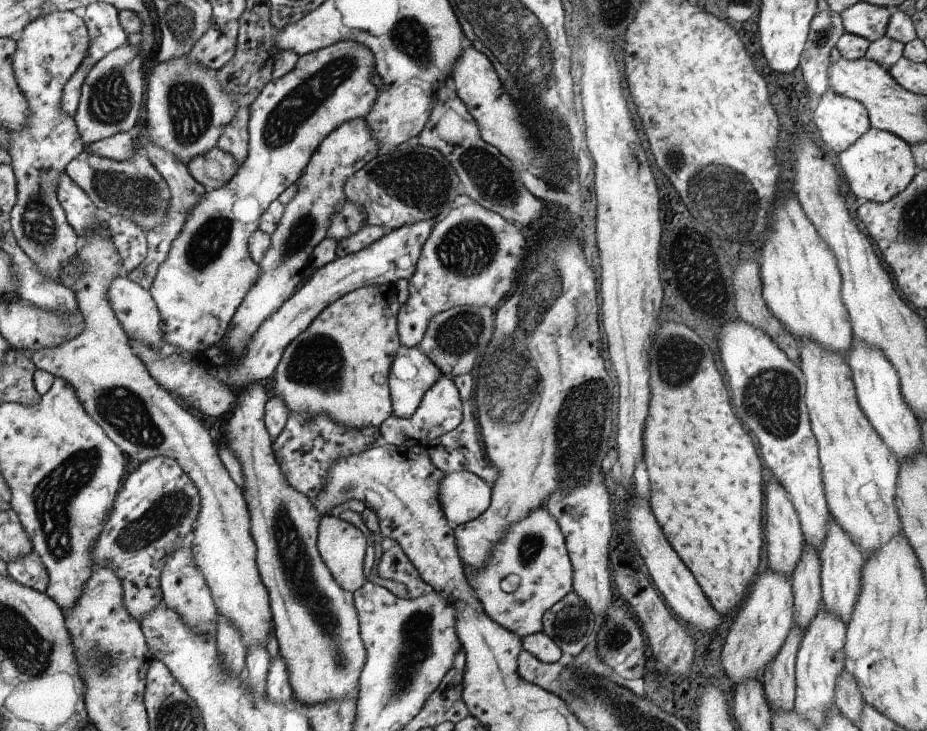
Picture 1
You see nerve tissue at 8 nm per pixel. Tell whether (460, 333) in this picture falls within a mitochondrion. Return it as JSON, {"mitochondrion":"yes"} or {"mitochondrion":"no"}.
{"mitochondrion":"yes"}

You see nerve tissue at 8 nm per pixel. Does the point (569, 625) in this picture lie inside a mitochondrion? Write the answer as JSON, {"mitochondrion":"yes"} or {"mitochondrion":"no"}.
{"mitochondrion":"yes"}

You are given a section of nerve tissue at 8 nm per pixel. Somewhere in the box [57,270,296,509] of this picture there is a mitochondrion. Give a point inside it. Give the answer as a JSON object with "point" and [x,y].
{"point":[124,410]}

